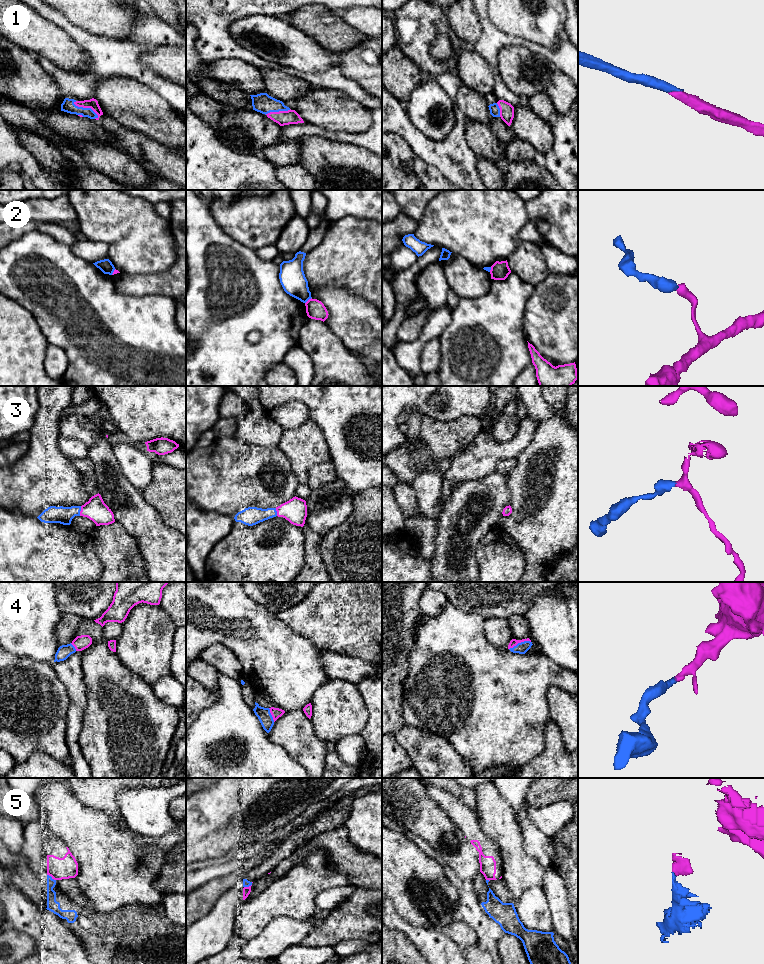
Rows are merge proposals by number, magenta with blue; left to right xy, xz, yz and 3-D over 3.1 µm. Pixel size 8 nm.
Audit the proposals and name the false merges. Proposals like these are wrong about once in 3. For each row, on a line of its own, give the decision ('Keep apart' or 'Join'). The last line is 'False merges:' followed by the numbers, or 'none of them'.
1: Join
2: Keep apart
3: Join
4: Join
5: Keep apart
False merges: 2, 5

